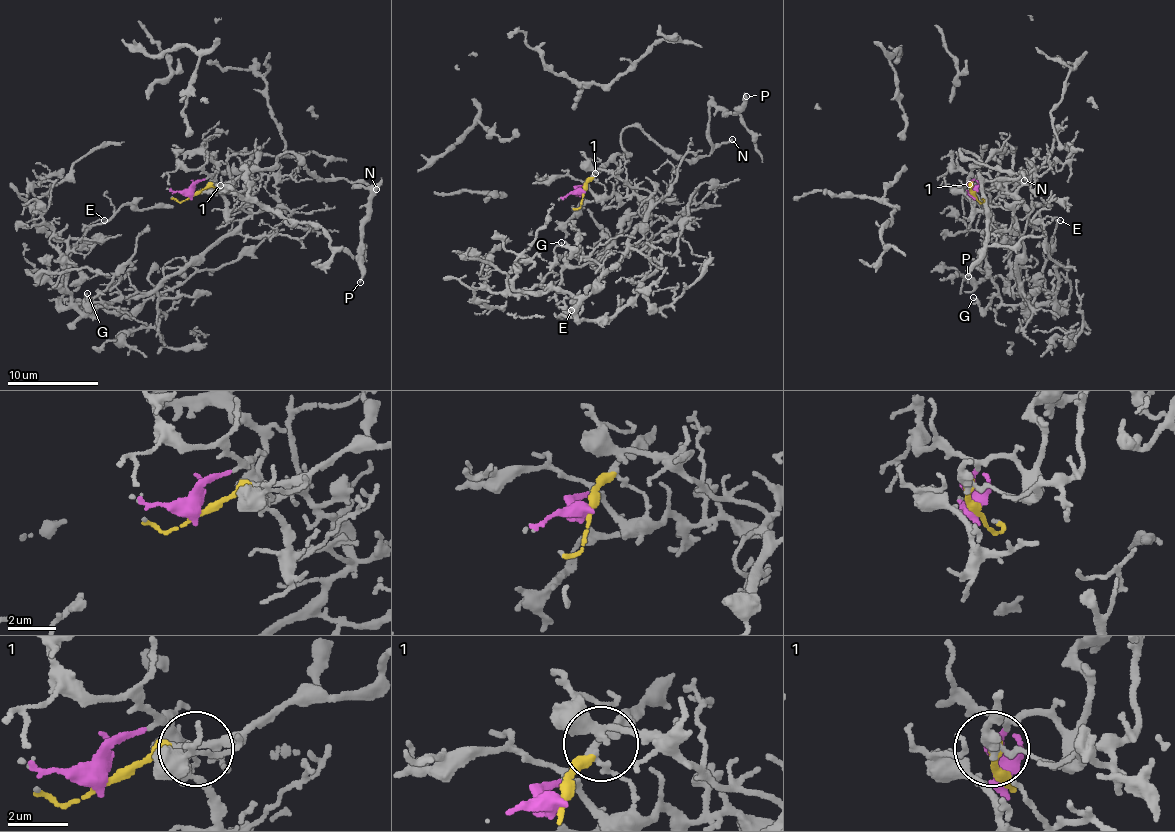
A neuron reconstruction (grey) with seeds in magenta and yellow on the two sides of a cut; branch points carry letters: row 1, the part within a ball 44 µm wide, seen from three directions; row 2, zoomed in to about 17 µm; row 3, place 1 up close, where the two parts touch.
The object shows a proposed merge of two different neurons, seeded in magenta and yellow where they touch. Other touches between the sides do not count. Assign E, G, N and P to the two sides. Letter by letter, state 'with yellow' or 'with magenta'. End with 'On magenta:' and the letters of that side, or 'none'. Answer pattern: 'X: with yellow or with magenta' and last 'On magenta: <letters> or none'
E: with magenta
G: with magenta
N: with yellow
P: with yellow
On magenta: E, G

